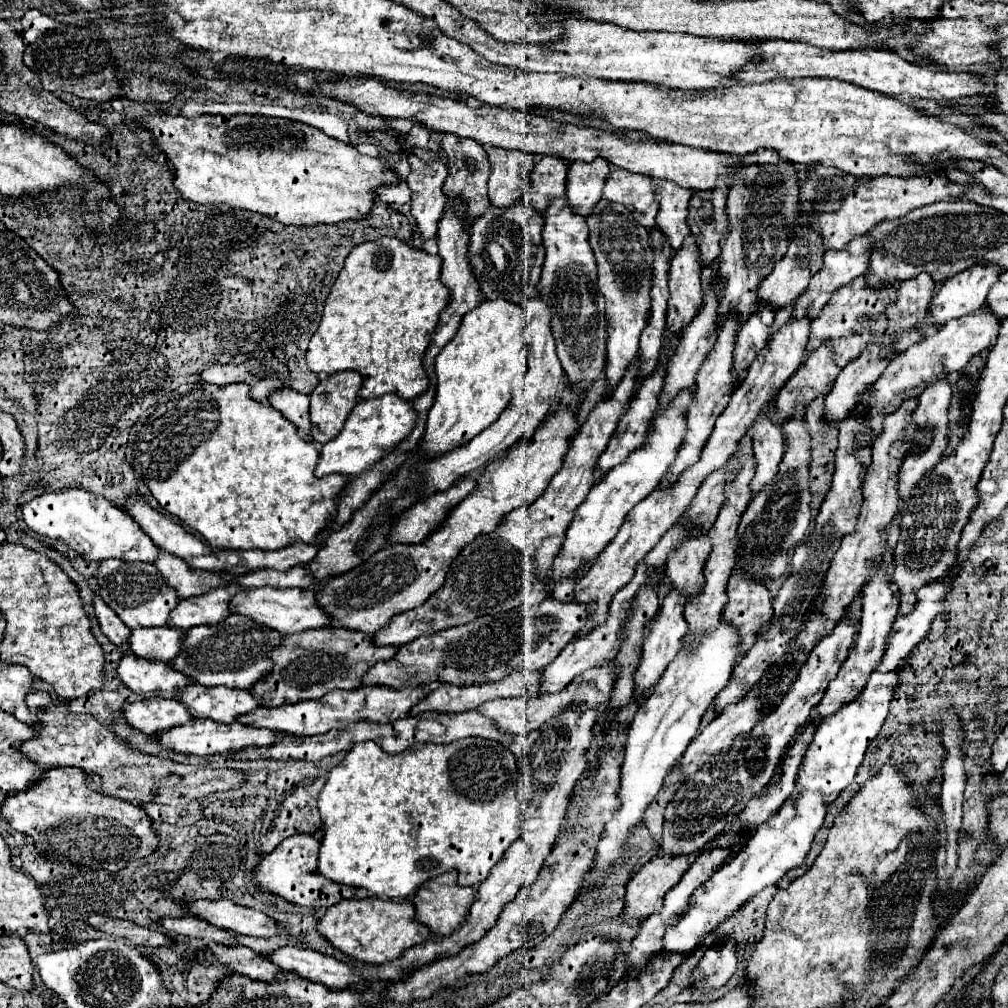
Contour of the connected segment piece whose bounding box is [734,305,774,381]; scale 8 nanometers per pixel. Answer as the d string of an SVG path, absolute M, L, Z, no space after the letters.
M762 305L746 323L742 323L736 345L734 345L734 377L742 381L750 363L756 359L758 351L766 347L766 339L772 335L774 309L770 305Z

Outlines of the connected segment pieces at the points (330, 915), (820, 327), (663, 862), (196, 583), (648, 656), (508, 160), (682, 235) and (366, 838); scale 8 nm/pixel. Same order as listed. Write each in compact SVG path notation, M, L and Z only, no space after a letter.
M376 897L362 901L342 899L340 903L328 907L326 915L318 921L318 931L338 951L366 965L382 965L386 961L398 959L402 951L430 939L430 929L414 921L414 905L410 901L382 901Z
M864 277L850 281L846 287L838 289L834 293L834 299L830 299L830 303L826 303L826 307L820 311L820 315L810 323L808 349L814 351L824 341L832 341L834 363L840 369L846 367L848 363L858 359L858 355L862 355L862 351L868 347L868 343L880 343L882 341L882 335L888 327L886 307L890 303L894 303L896 295L898 295L896 287L892 287L892 285L886 285L882 289L870 289L866 285Z
M658 853L656 857L652 857L628 883L626 887L626 907L622 911L626 923L636 925L642 919L650 917L652 913L658 913L662 909L662 899L666 895L666 891L670 891L684 875L684 871L690 867L690 859L686 855L666 855L666 853Z
M160 551L158 559L154 561L156 569L162 573L166 583L176 589L180 599L188 599L194 595L204 595L216 587L224 587L224 579L220 579L218 573L212 571L198 571L190 565L186 565L176 555L170 555L166 551Z
M674 587L670 589L670 593L666 595L660 611L656 613L656 617L650 621L648 625L648 635L644 639L644 653L642 653L642 661L640 661L640 667L634 675L634 681L636 681L636 693L642 693L650 687L654 687L658 683L658 679L662 677L664 669L668 667L670 659L676 657L676 653L680 651L682 647L682 637L688 633L688 623L684 619L684 605L686 605L686 599L682 599L682 593L680 591L674 591Z
M494 147L488 151L492 165L488 179L488 197L494 207L510 207L524 197L528 175L534 167L534 157L522 151L504 151Z
M658 181L656 187L660 195L660 211L656 217L656 227L668 237L672 253L676 253L684 245L684 239L690 235L686 219L688 219L688 201L692 193L670 181Z
M466 737L462 741L454 741L450 745L436 745L436 743L422 743L406 749L404 753L398 755L388 755L384 753L374 741L368 743L358 743L354 745L348 755L344 757L342 763L338 763L320 791L318 797L318 811L322 817L322 827L324 827L324 839L320 847L320 873L336 883L350 885L350 887L362 887L370 891L376 897L386 897L386 899L406 899L410 893L414 893L426 879L432 879L436 875L442 875L446 871L458 871L458 883L462 885L474 885L484 881L490 875L490 869L502 859L504 851L520 837L520 803L516 795L516 781L514 781L514 765L516 757L508 747L502 743L490 741L490 739L480 739L480 737Z

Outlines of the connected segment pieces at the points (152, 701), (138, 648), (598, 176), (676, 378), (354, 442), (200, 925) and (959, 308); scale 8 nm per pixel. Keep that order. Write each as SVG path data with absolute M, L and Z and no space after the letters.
M146 697L136 703L126 703L122 707L122 715L128 725L146 735L154 735L164 729L194 721L188 709L178 699L162 697Z
M138 627L132 629L126 651L142 657L142 659L156 659L170 663L174 655L180 653L184 631L174 627Z
M594 159L592 163L574 161L568 169L566 199L574 213L586 217L594 213L596 203L602 199L602 187L612 165L606 159Z
M714 279L714 283L710 287L704 289L704 307L698 311L698 315L694 317L694 321L684 329L680 345L674 349L674 355L670 357L670 363L666 365L666 385L662 387L662 395L658 395L658 409L666 407L666 403L670 403L670 399L674 399L674 395L678 395L678 391L684 391L686 387L694 387L696 385L696 373L702 367L706 355L710 353L714 341L716 341L716 317L718 317L718 281Z
M382 395L370 401L358 401L352 413L346 419L344 429L322 447L318 465L314 469L316 477L326 477L332 473L340 473L346 477L358 475L366 471L370 465L388 455L396 443L400 443L416 425L416 411L412 409L412 401L400 399L398 395Z
M160 917L158 925L162 925L166 931L170 933L178 933L178 935L186 935L186 937L196 937L202 941L214 941L214 943L222 943L222 945L236 945L234 941L234 933L214 927L202 919L196 917Z
M972 267L936 289L930 303L930 317L936 327L950 319L970 315L984 307L990 287L998 281L1002 271L998 267Z

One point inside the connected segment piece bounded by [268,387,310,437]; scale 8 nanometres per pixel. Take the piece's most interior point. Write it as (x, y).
(294, 406)

